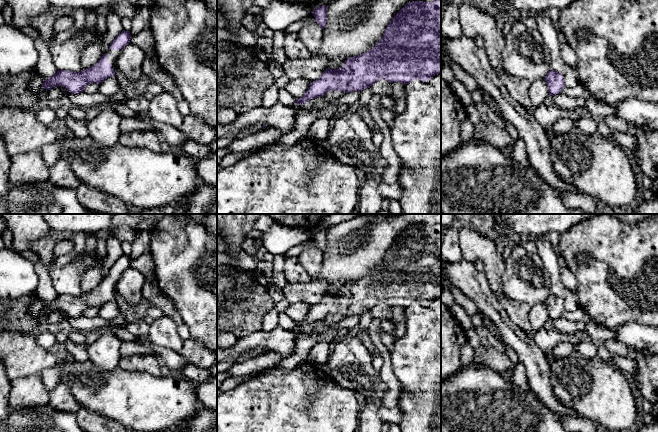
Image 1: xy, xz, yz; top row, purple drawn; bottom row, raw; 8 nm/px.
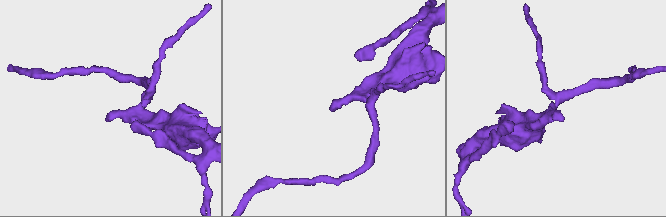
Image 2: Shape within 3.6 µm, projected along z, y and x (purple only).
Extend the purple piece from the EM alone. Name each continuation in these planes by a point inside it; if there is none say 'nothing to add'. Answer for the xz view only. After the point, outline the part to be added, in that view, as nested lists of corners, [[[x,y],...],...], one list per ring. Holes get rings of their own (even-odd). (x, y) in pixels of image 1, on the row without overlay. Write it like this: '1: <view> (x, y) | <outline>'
1: xz (223, 366) | [[[259,346],[254,348],[253,350],[247,351],[246,353],[242,354],[241,357],[238,359],[229,359],[229,360],[217,362],[217,374],[226,372],[232,365],[236,364],[238,361],[251,359],[260,354],[263,354],[264,352],[265,350],[263,349],[263,347]]]

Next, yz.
nothing to add

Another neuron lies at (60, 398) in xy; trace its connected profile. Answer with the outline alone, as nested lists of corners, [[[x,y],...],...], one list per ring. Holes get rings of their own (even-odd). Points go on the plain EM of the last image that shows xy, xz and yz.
[[[58,382],[55,388],[50,391],[49,404],[54,409],[66,413],[76,414],[81,408],[80,404],[72,395],[69,387],[61,382]]]

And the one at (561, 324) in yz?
[[[563,317],[553,320],[553,324],[556,330],[564,334],[578,334],[583,333],[584,325],[579,322],[570,322]]]

